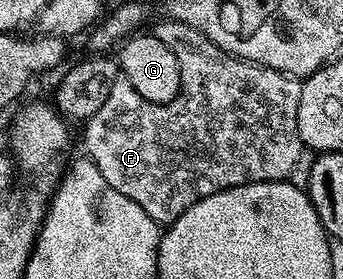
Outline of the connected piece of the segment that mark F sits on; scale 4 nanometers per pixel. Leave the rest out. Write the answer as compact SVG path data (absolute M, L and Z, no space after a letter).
M169 19L162 21L152 29L152 34L162 41L177 58L180 66L180 91L177 96L165 105L152 104L140 97L125 81L117 81L110 89L105 104L83 124L82 128L84 128L84 147L88 150L85 151L87 158L92 159L94 165L98 165L98 173L102 173L106 185L110 185L115 191L122 193L122 197L130 197L130 201L142 205L142 209L146 209L146 213L150 213L150 217L155 223L167 225L173 223L178 217L182 217L182 213L186 213L186 209L190 209L190 205L219 191L225 191L231 187L241 187L247 183L274 183L289 178L296 163L302 158L302 144L298 137L298 101L300 100L301 80L291 75L283 75L281 71L275 71L257 63L247 63L245 59L237 59L236 56L228 54L218 45L214 45L193 27L187 27L185 23Z

